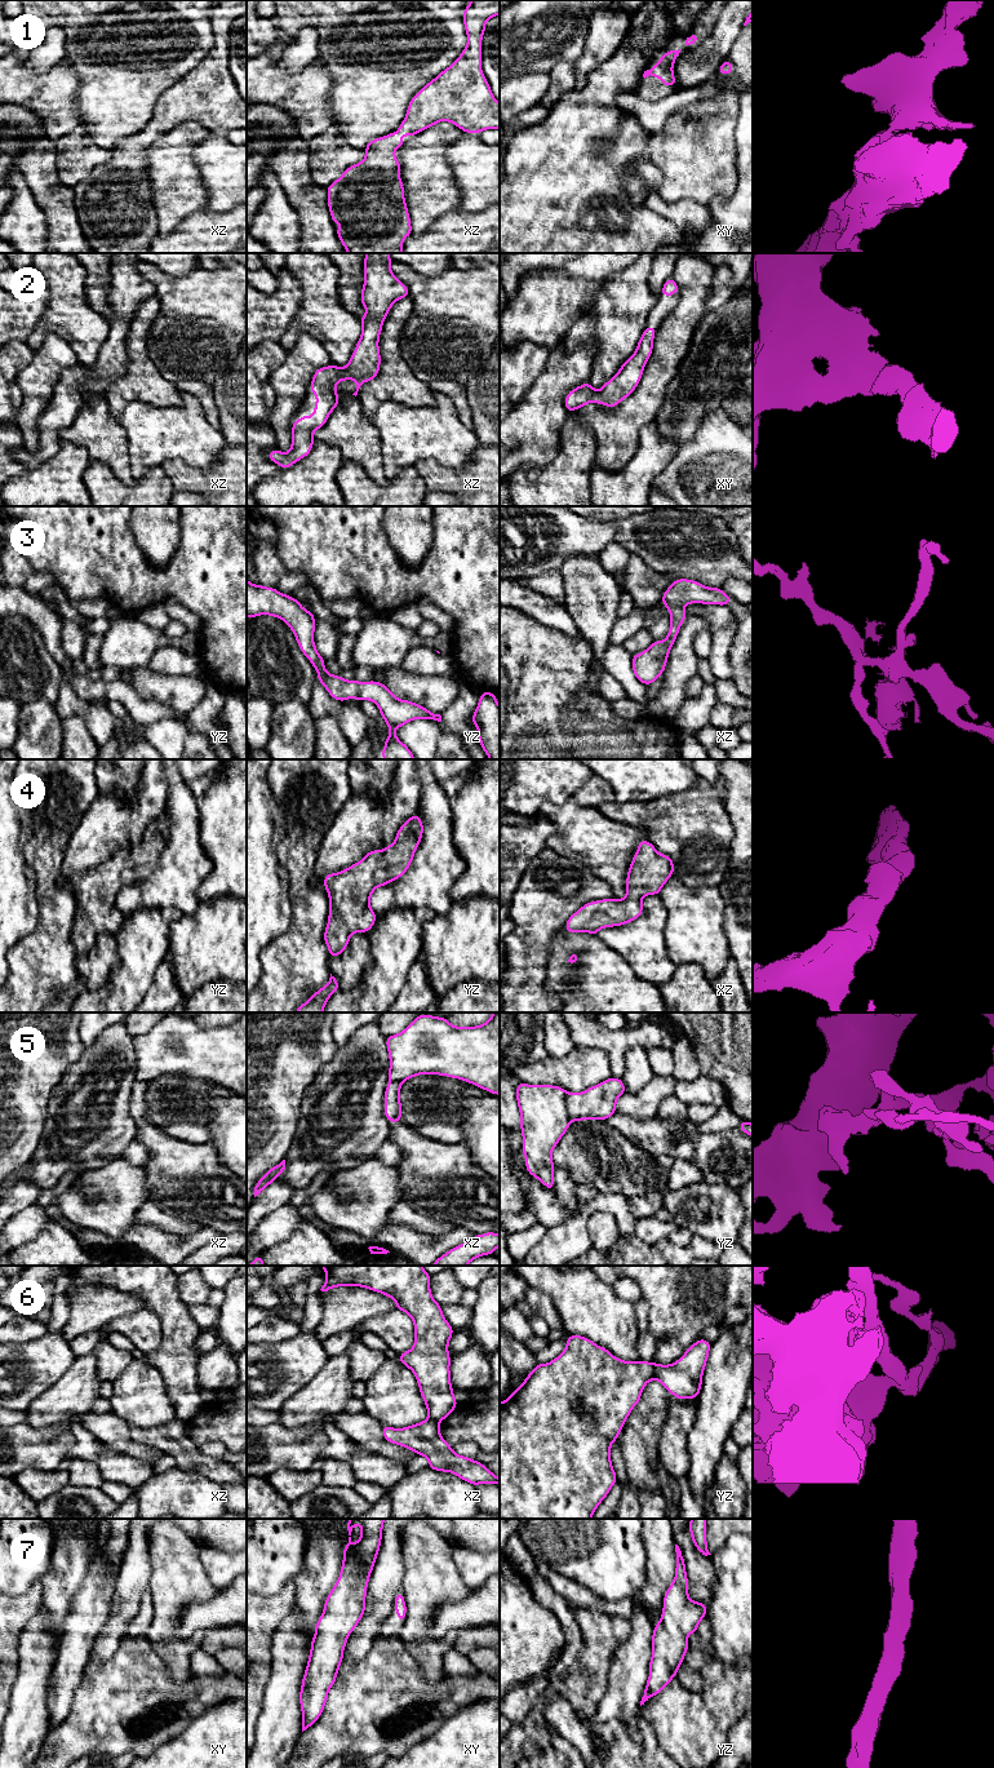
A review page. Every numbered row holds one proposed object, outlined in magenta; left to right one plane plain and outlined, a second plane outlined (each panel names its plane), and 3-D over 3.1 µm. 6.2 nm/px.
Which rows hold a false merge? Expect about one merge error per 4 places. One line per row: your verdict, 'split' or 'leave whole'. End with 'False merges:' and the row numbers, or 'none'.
1: leave whole
2: leave whole
3: leave whole
4: leave whole
5: split
6: split
7: leave whole
False merges: 5, 6

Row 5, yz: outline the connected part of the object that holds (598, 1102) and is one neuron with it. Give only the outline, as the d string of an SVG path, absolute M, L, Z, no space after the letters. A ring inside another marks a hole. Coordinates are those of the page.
M611 1077L582 1093L567 1094L571 1121L608 1120L616 1111L617 1099L626 1093L621 1078Z

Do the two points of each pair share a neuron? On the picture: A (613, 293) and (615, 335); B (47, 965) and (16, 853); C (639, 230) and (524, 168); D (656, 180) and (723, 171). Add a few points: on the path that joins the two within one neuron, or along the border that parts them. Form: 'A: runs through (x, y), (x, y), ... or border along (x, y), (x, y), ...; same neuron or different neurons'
A: runs through (618, 304), (618, 315), (615, 324); same neuron
B: border along (38, 924), (14, 945); different neurons
C: runs through (611, 226), (606, 221), (578, 221), (553, 195); same neuron
D: border along (655, 164), (662, 174), (662, 182), (657, 187); different neurons

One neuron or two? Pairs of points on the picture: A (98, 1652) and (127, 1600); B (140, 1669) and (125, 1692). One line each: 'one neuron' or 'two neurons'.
A: one neuron
B: one neuron

